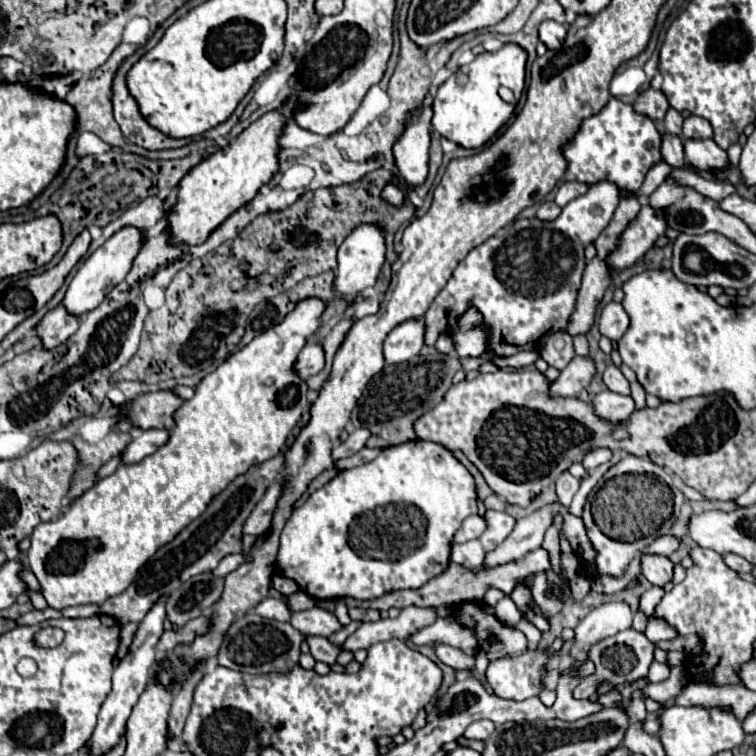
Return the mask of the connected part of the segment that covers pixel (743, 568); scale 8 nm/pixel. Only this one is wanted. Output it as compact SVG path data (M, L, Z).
M723 554L723 560L725 560L725 564L727 564L729 568L733 568L733 570L737 570L737 572L751 572L751 570L753 570L753 564L747 562L745 558L737 556L737 554Z

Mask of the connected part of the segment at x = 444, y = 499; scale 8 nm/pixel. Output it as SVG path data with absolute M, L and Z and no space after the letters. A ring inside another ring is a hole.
M411 440L411 442L399 444L399 446L389 446L373 462L367 462L363 466L349 468L349 470L339 470L339 474L331 482L327 482L323 488L315 490L303 506L293 510L291 518L285 522L285 528L281 532L277 570L279 570L279 574L295 580L299 584L299 588L315 600L333 600L333 598L349 598L349 596L357 598L357 600L371 600L371 598L379 598L387 592L395 592L401 588L419 588L427 580L439 576L447 568L451 538L459 530L461 522L471 514L477 514L475 480L469 474L469 470L445 446L435 444L435 442L423 442L423 440Z

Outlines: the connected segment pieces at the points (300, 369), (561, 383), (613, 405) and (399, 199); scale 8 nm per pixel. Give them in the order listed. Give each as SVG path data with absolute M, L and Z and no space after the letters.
M305 344L299 352L299 358L295 360L295 372L305 380L313 374L317 374L325 366L323 348L317 344Z
M575 356L559 374L557 380L551 382L549 386L549 394L553 398L569 398L569 396L577 396L593 378L595 374L595 366L591 362L591 358L579 358Z
M609 390L597 394L593 398L591 406L595 410L595 416L603 418L605 422L623 422L635 410L631 396L621 396L621 394L609 392Z
M387 184L383 190L383 200L387 200L393 206L401 206L405 196L407 196L407 190L403 188L403 184Z

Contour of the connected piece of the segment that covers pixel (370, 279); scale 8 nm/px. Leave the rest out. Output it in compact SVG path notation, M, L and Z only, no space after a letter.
M371 224L357 226L339 246L337 260L339 260L339 268L335 272L335 282L333 282L335 292L339 292L341 298L357 296L361 290L373 286L381 272L381 266L385 260L385 232Z

